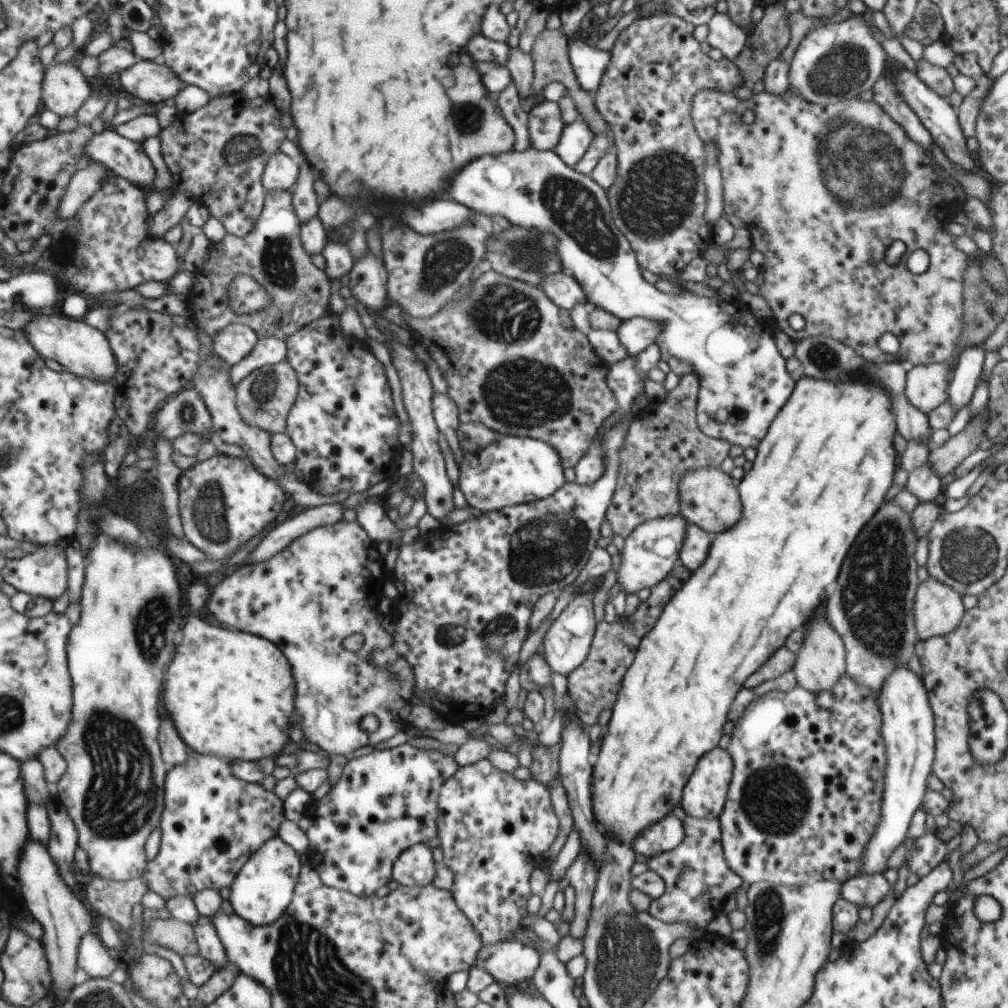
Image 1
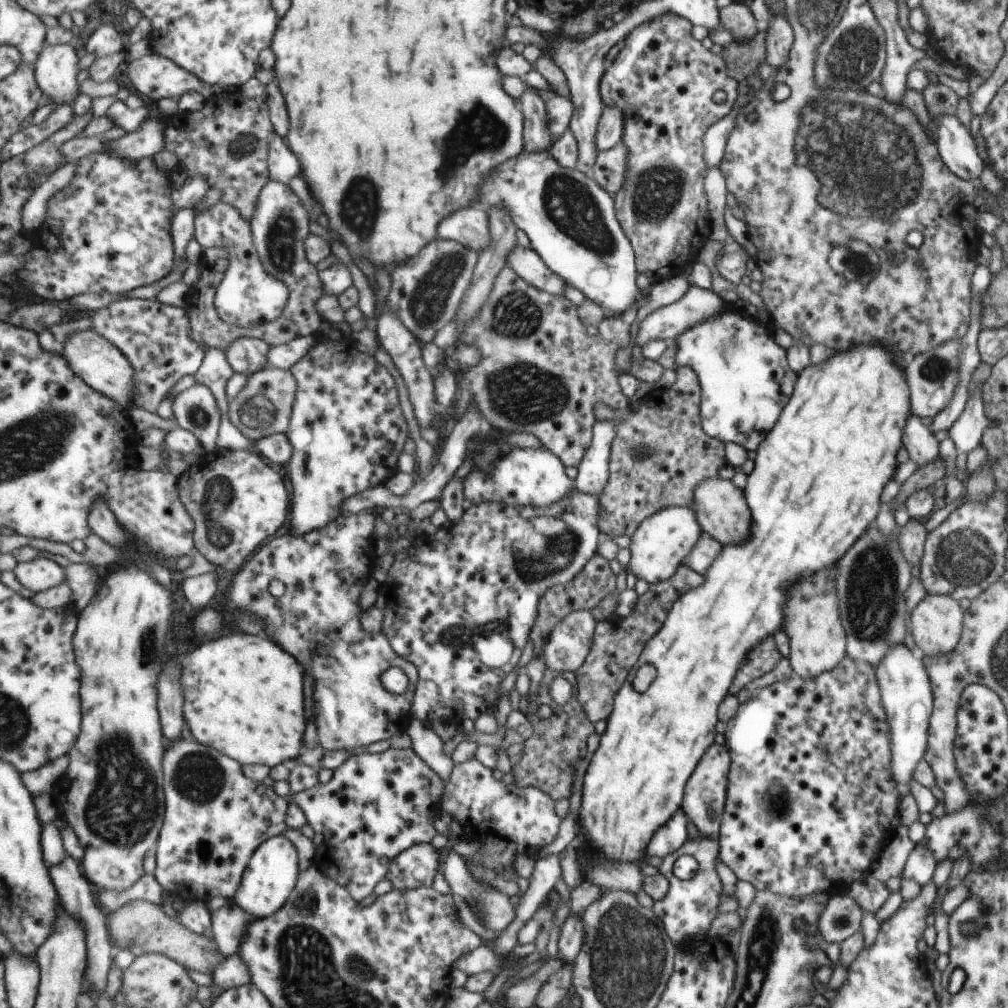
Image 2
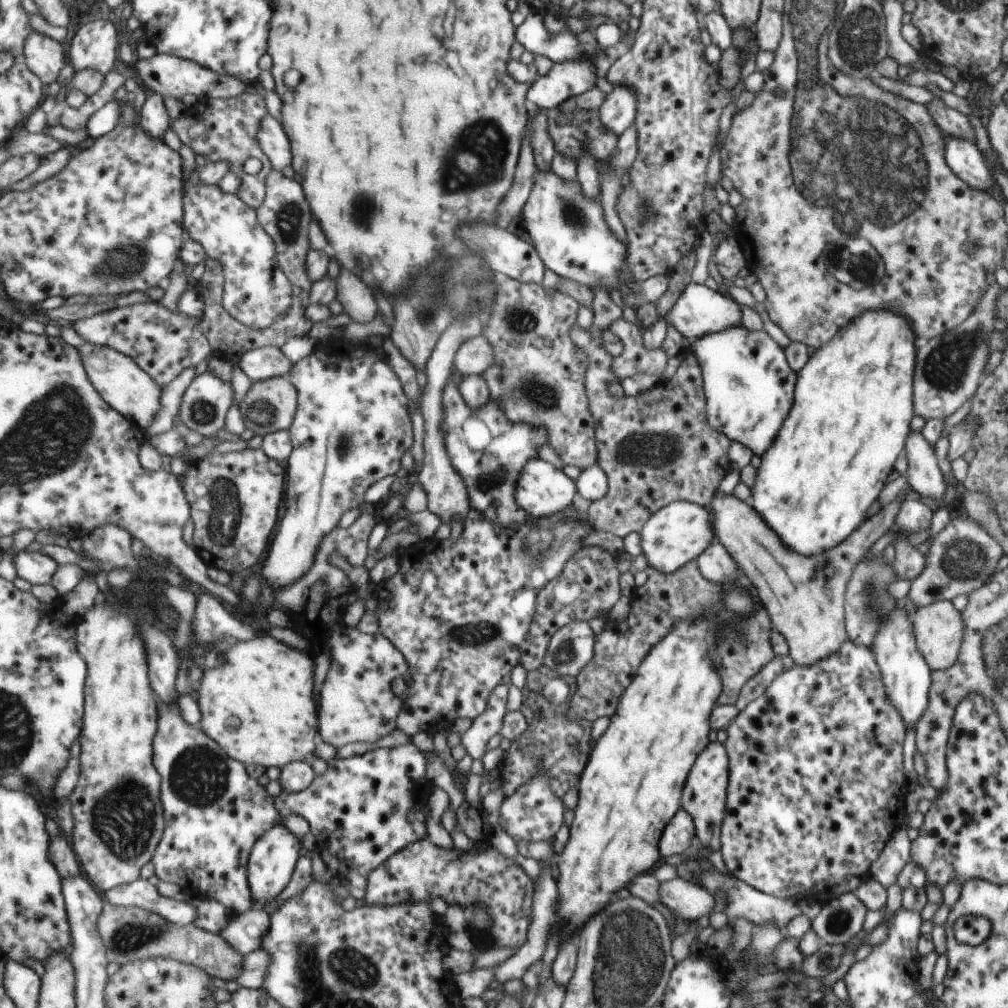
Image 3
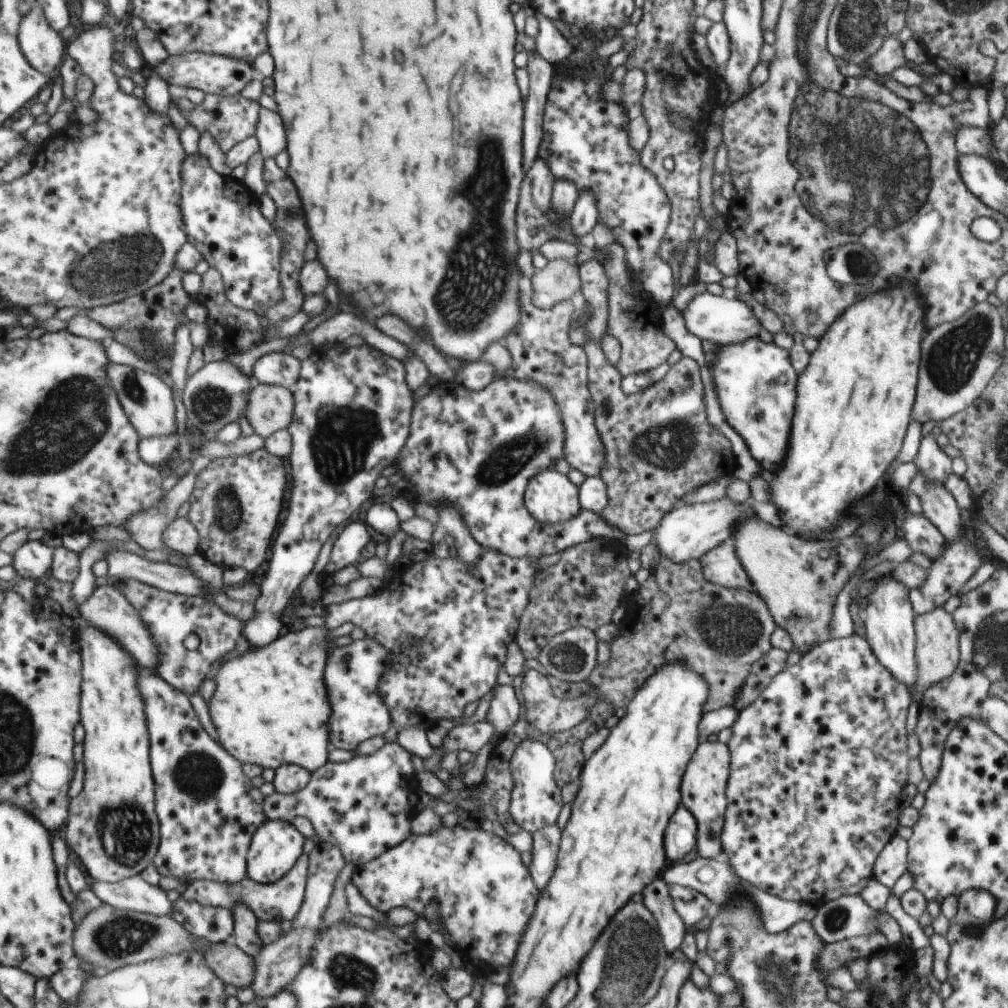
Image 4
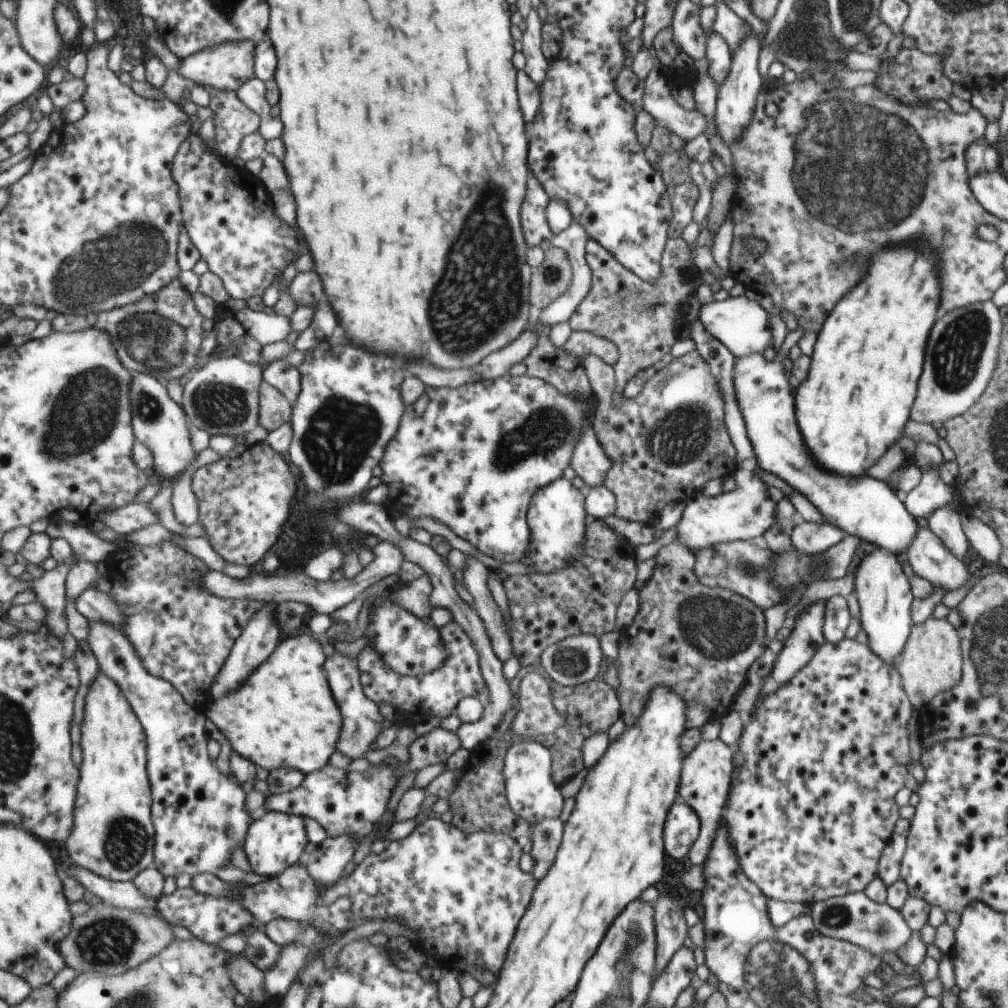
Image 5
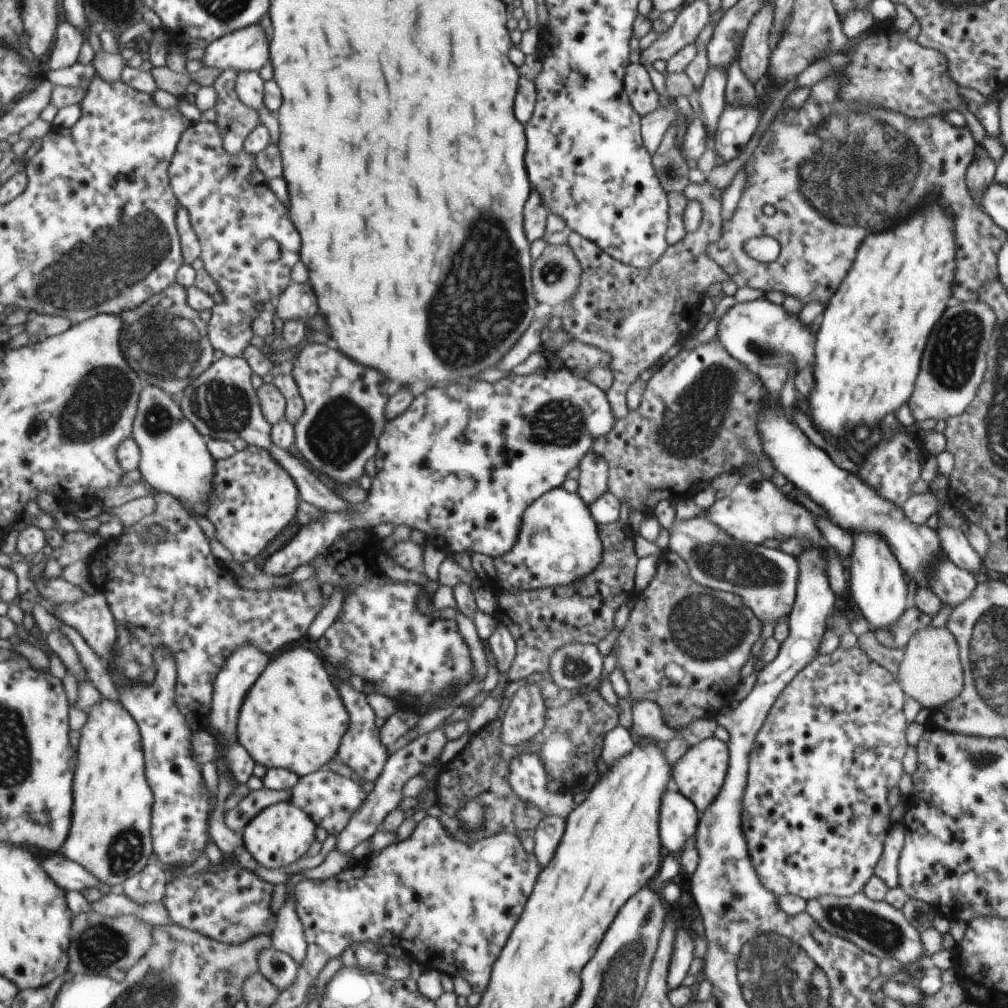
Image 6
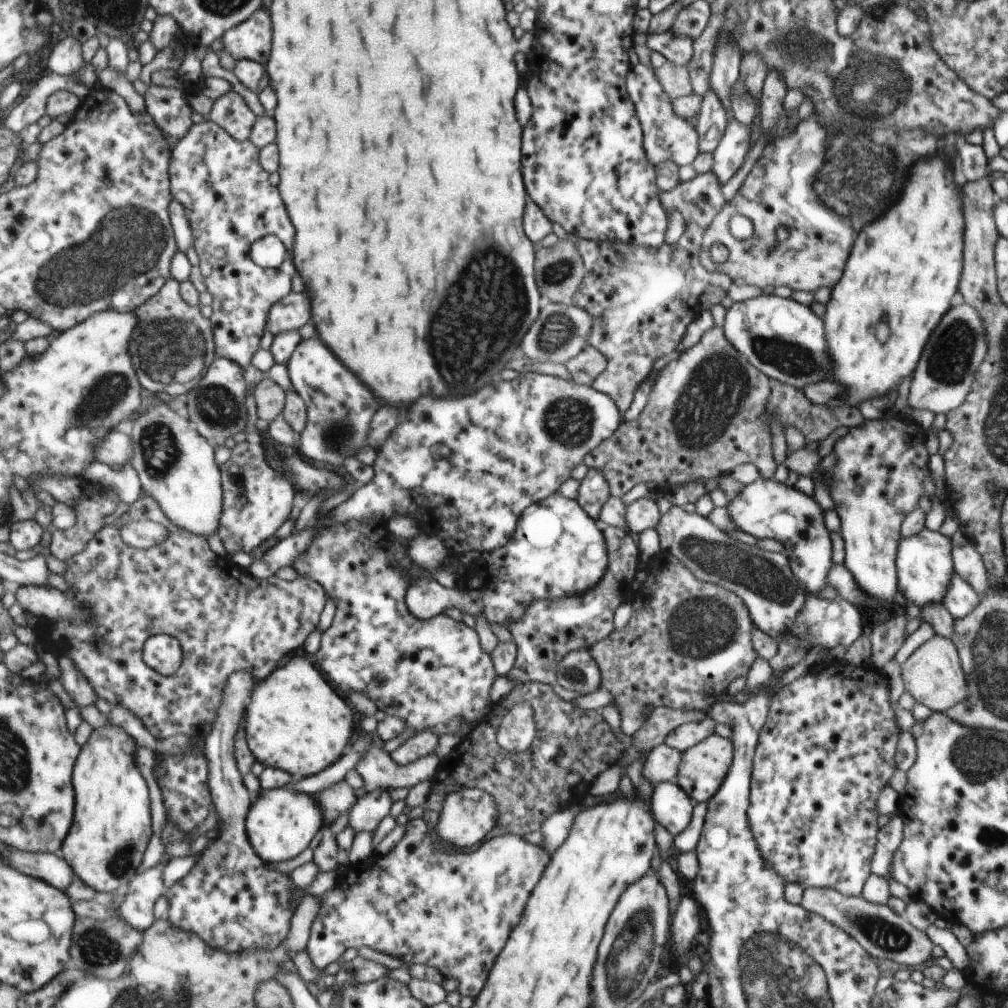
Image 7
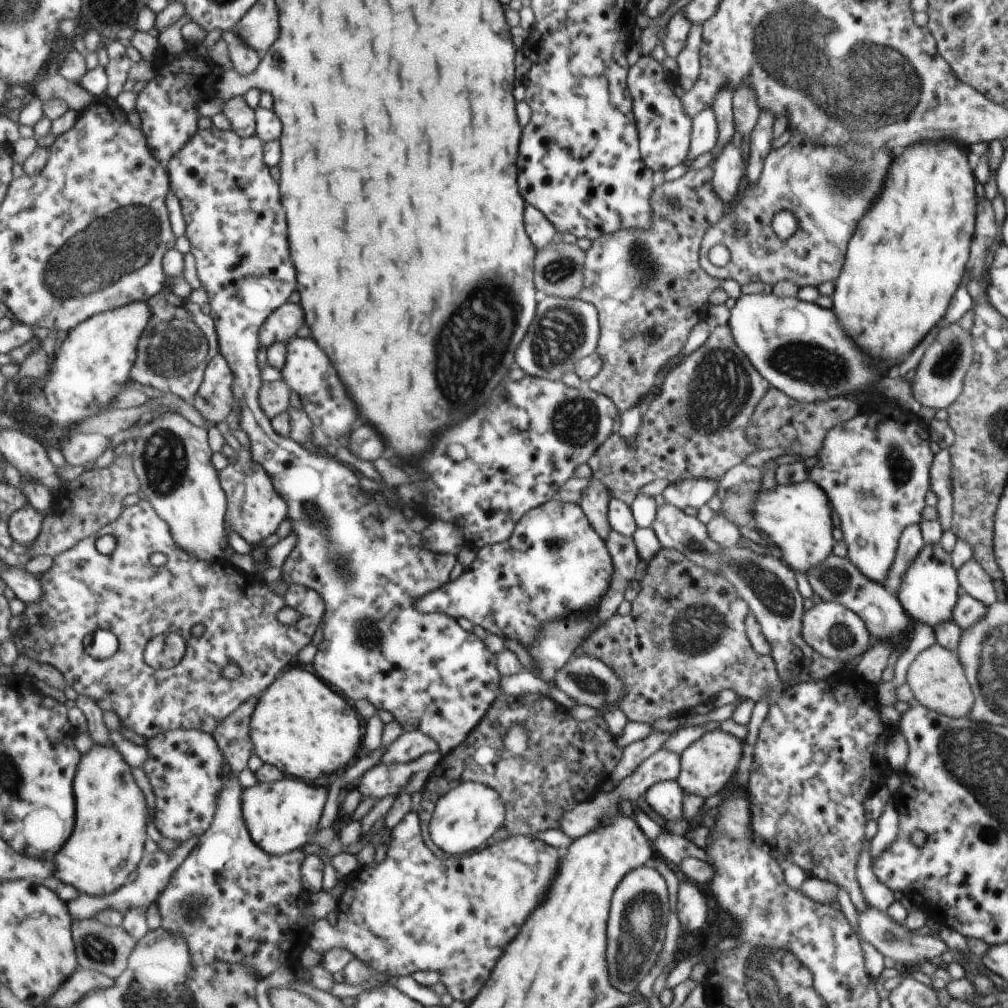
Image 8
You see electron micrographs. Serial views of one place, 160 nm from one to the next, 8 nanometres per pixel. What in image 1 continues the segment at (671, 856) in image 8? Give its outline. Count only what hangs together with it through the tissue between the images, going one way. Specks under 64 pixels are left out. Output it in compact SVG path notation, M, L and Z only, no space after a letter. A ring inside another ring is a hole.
M671 814L653 825L643 829L631 844L637 854L645 858L655 857L662 852L675 848L684 837L682 822Z

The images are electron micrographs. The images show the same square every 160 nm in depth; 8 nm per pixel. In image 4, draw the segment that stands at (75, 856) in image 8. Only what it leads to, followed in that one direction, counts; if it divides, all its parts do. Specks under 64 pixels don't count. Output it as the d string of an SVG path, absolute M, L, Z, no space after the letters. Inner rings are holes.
M81 624L79 635L83 661L81 725L85 730L82 791L72 797L70 818L63 837L95 881L116 883L141 875L154 862L161 841L156 811L156 782L150 759L151 739L146 702L138 685L137 660L113 636L91 624Z

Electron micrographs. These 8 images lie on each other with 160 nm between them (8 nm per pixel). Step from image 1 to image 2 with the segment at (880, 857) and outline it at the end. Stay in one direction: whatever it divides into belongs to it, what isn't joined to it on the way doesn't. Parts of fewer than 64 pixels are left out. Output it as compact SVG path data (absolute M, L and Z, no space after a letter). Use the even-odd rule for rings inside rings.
M903 644L891 645L873 670L878 684L880 703L886 714L890 734L890 769L900 797L907 794L907 780L911 770L925 752L927 727L933 699L930 680L922 659L913 657Z

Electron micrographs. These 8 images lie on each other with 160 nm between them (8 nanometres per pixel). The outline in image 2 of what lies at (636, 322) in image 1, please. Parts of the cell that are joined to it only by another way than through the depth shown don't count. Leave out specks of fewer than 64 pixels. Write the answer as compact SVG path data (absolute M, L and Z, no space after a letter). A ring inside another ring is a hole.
M689 283L686 293L678 301L654 310L638 323L636 338L631 339L631 346L634 344L640 347L645 346L647 341L654 340L662 340L667 343L692 326L717 316L725 308L729 308L728 305L721 301L719 295L713 293L711 289L702 289Z

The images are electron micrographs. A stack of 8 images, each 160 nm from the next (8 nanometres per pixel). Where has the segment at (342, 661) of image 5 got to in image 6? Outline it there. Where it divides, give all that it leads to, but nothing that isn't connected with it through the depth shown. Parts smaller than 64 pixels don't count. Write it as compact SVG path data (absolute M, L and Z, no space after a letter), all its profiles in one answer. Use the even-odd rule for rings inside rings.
M337 679L337 685L340 686L340 692L343 693L343 700L347 703L347 708L351 711L352 721L351 728L343 737L342 745L338 752L338 758L344 764L351 768L363 780L371 780L376 782L381 776L389 755L385 750L386 746L382 744L380 732L380 720L375 714L375 710L371 708L371 704L367 704L367 696L363 692L357 692L350 684L346 684Z

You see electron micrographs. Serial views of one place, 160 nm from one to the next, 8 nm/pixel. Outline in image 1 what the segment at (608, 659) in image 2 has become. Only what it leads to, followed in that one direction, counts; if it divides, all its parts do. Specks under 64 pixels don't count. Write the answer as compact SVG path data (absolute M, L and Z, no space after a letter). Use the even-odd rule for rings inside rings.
M677 562L662 581L649 589L649 596L640 601L633 614L623 614L614 623L608 623L604 620L599 622L586 660L573 673L566 676L566 699L572 702L578 720L583 726L588 727L595 724L602 710L612 709L622 676L626 673L626 668L632 663L642 636L645 636L653 628L664 604L689 577L690 572Z

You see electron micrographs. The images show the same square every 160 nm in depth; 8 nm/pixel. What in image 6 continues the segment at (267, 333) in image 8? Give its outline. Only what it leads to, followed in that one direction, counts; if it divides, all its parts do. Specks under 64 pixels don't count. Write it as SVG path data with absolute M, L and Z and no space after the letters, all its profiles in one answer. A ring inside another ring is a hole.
M309 280L291 284L277 301L275 311L284 323L292 320L305 322L320 313L315 289Z

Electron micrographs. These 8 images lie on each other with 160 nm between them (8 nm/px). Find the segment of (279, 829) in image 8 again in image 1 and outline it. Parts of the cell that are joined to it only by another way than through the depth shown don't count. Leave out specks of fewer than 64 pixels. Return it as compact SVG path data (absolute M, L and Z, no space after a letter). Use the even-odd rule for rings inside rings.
M277 836L267 841L247 864L240 868L230 888L230 903L235 912L257 926L273 924L290 908L304 864L294 846Z

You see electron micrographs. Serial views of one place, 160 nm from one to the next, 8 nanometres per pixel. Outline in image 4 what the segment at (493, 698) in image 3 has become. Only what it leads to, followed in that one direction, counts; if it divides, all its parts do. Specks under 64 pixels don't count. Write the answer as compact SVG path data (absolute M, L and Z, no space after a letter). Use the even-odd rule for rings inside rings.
M485 719L471 725L457 725L447 732L440 747L443 754L466 750L474 756L481 746L489 743L492 734L494 728Z

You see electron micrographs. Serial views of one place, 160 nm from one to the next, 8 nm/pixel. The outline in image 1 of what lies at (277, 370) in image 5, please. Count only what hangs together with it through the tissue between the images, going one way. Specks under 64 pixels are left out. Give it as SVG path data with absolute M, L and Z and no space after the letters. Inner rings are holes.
M231 323L213 335L214 352L231 368L248 357L257 346L260 336L250 326Z

